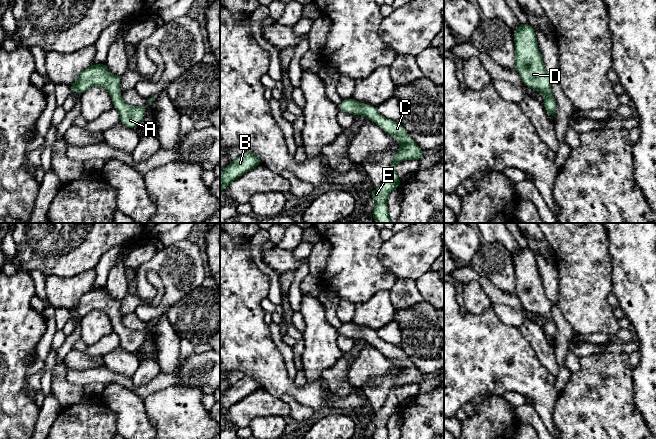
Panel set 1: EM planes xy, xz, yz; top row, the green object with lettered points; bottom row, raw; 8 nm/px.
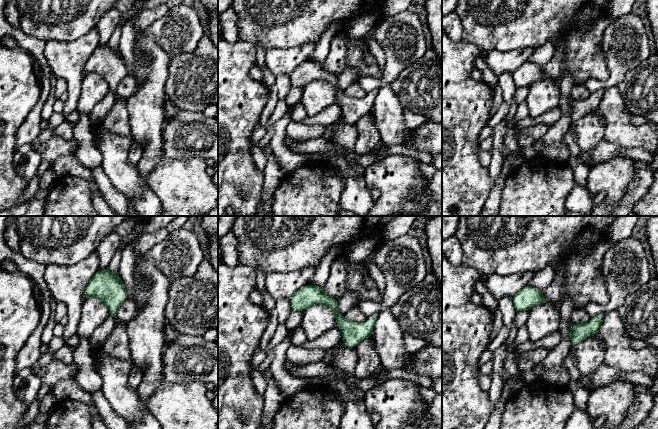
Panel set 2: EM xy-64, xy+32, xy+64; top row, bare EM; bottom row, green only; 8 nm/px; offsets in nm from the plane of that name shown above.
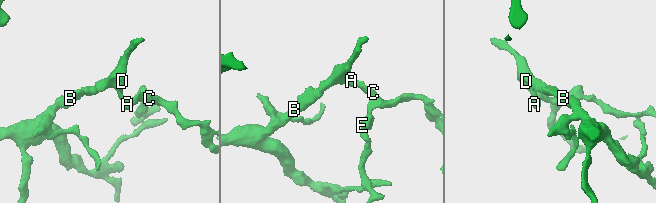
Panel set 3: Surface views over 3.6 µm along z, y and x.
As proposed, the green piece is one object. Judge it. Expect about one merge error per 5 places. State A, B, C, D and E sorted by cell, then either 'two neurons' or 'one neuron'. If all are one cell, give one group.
groups A B C D E; one neuron

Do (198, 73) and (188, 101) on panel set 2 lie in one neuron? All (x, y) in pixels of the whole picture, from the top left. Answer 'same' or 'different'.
same

